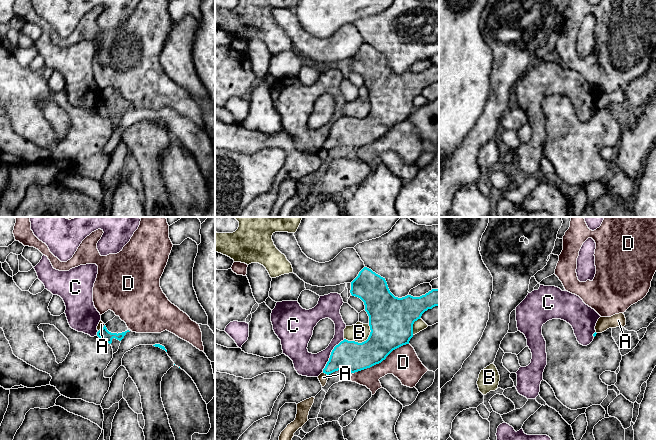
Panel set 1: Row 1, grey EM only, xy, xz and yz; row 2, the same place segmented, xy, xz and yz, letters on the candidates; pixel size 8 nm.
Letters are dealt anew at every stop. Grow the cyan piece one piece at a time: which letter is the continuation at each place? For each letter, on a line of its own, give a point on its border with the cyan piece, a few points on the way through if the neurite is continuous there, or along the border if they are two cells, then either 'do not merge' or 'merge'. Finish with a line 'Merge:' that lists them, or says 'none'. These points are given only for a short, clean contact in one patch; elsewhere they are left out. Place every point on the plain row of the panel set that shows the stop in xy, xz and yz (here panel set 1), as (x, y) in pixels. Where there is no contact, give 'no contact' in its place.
A: contact xz (325, 149); border xz (323, 148), (327, 151); do not merge
B: contact xz (362, 118); do not merge
C: contact xz (330, 131); do not merge
D: contact xz (381, 137); do not merge
Merge: none

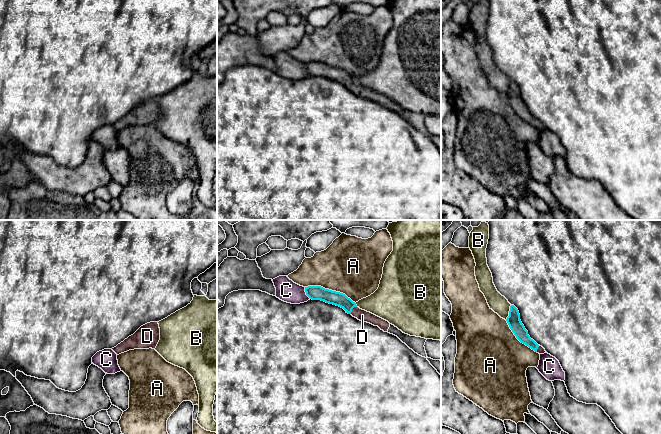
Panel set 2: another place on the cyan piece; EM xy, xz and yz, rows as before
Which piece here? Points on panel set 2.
A: contact xz (330, 66); do not merge
B: contact yz (509, 88); do not merge
C: contact xz (306, 69); do not merge
D: contact xz (352, 84); way xz (339, 75), (352, 84), (362, 91); merge
Merge: D

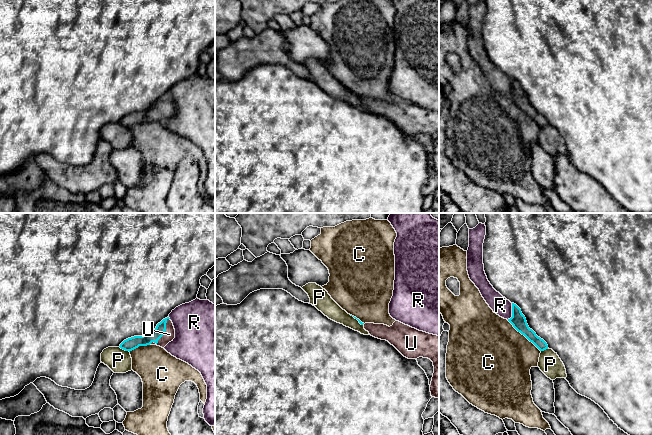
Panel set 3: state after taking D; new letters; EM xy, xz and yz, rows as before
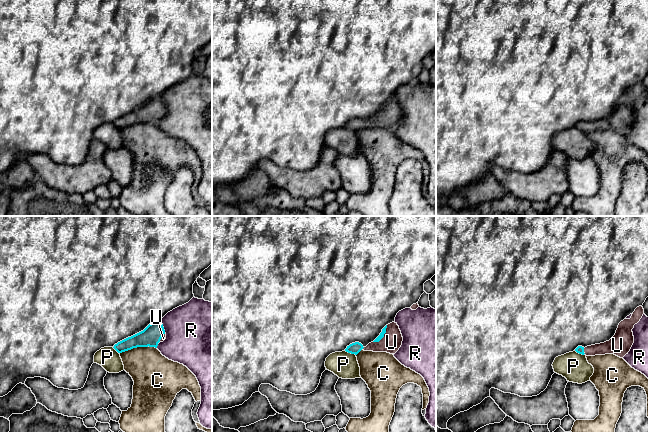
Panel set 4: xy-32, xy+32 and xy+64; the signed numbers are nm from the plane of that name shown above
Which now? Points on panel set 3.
C: contact yz (524, 111); do not merge
P: contact xy (124, 125); do not merge
R: contact yz (512, 88); do not merge
U: contact xy (163, 110); way xy (134, 118), (163, 110), (169, 110); merge
Merge: U

